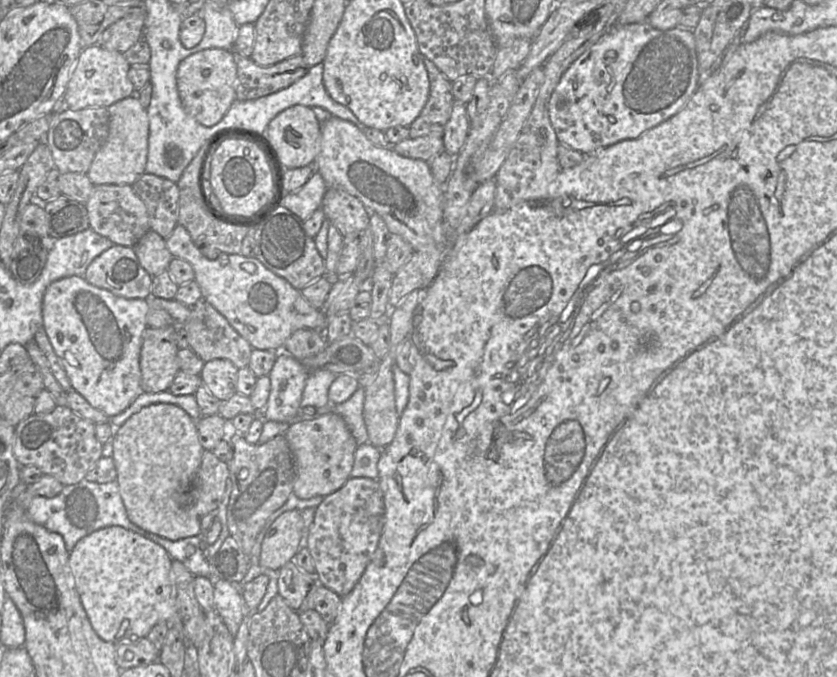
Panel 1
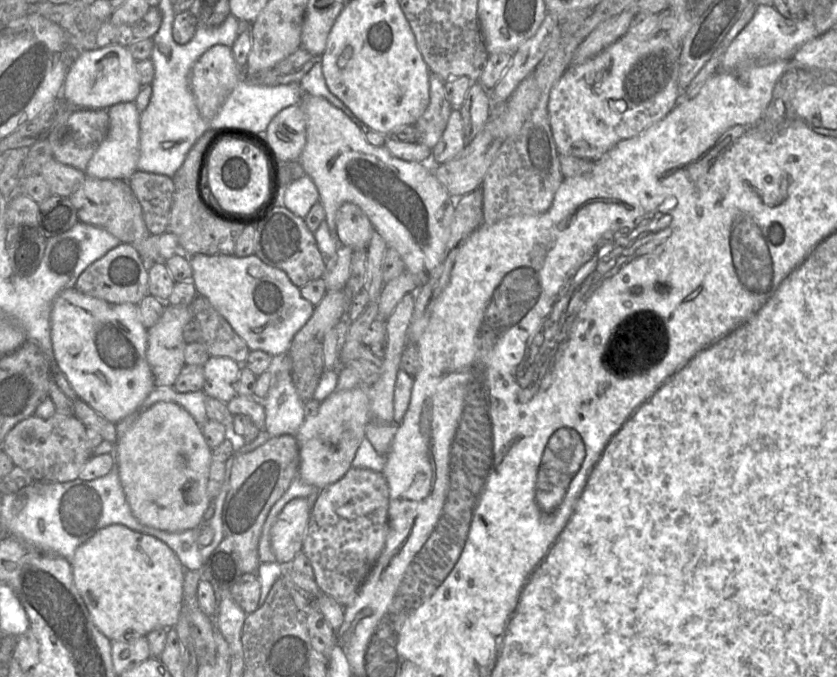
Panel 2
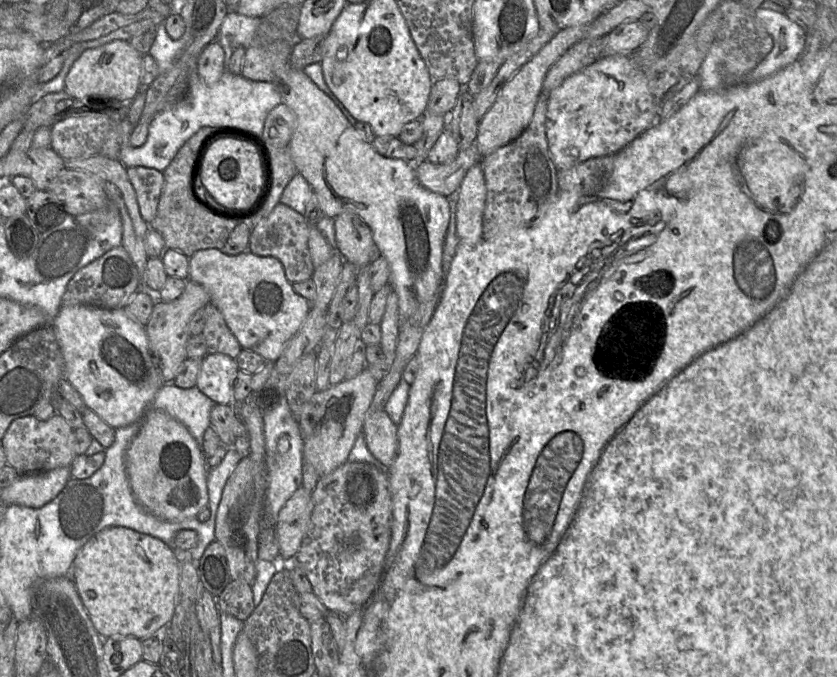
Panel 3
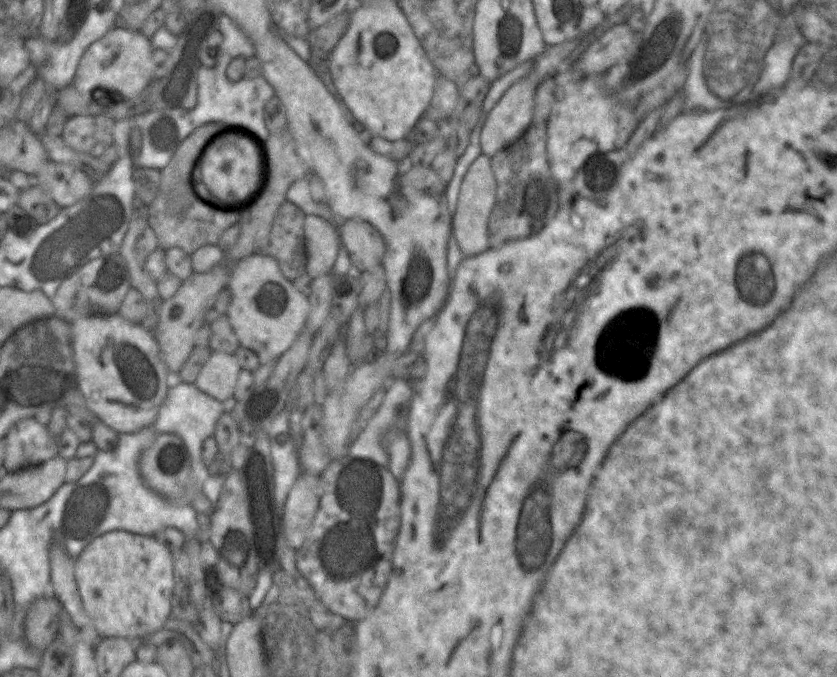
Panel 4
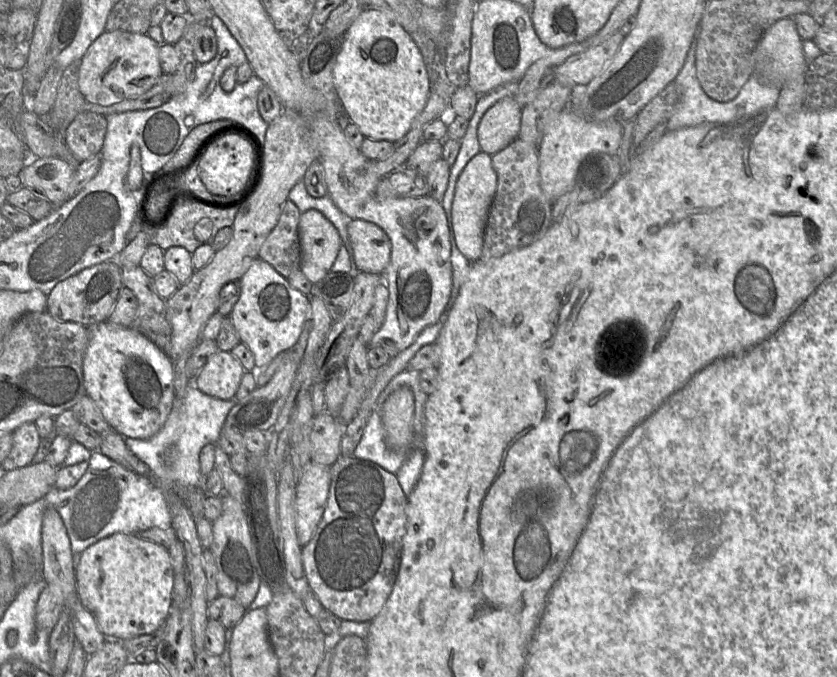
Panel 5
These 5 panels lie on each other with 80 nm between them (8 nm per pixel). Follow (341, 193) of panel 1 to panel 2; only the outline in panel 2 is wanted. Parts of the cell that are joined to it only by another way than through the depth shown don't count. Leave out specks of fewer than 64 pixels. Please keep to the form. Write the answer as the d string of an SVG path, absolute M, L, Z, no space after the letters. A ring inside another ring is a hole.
M342 204L336 213L337 238L341 245L353 250L367 249L374 228L363 210L353 204Z

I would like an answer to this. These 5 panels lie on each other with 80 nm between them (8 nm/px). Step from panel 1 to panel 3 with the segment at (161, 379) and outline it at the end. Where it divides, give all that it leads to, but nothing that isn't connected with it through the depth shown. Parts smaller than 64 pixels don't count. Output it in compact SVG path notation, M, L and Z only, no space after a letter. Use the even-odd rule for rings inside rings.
M187 280L183 293L177 299L170 302L156 301L145 329L149 339L150 352L155 358L164 384L174 383L179 368L187 359L186 345L190 338L189 322L196 312L203 309L209 302L211 301L207 290L191 280Z

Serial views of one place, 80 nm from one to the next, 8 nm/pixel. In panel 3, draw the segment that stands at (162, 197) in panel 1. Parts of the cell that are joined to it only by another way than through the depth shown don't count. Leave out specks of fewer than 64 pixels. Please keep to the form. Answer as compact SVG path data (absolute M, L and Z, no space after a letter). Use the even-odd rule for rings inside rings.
M136 166L127 169L128 178L136 193L142 218L150 224L156 217L164 186L163 172Z

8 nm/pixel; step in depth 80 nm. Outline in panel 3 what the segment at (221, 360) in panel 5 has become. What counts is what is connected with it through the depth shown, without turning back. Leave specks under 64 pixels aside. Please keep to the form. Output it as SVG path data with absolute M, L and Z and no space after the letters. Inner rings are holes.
M207 354L203 359L196 386L215 404L232 405L239 371L236 360L228 355Z

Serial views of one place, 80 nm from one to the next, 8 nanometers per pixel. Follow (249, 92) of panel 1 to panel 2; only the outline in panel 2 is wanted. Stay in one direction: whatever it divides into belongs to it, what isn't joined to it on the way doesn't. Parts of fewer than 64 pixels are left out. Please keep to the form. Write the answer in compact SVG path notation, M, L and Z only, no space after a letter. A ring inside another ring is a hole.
M302 46L275 67L258 73L243 71L245 80L264 86L287 85L299 82L321 56L314 56Z

